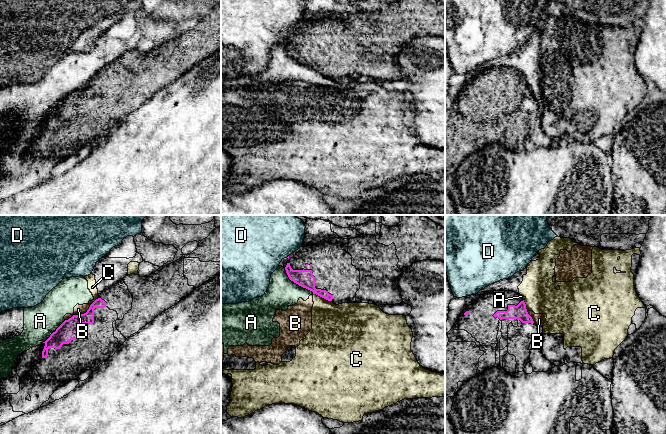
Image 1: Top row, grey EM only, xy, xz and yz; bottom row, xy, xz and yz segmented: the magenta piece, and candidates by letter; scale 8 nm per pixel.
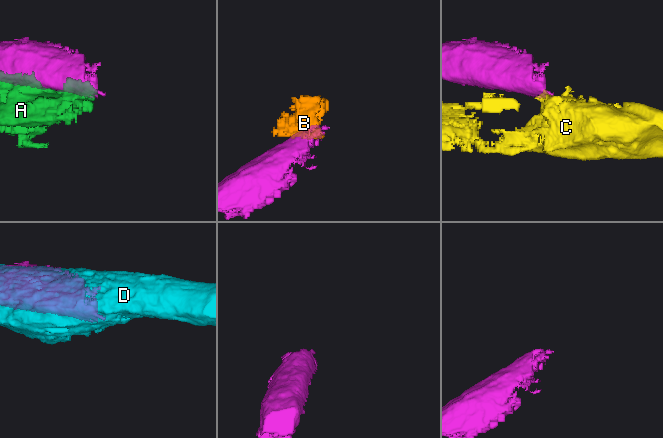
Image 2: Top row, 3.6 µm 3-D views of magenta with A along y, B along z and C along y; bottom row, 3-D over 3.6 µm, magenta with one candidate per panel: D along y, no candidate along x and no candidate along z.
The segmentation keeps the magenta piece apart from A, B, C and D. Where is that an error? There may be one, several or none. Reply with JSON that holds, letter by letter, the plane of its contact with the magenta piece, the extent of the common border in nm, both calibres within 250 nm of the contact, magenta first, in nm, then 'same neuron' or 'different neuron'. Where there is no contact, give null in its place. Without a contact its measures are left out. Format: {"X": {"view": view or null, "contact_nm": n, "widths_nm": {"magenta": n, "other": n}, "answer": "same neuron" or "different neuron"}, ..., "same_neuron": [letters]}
{"A": {"view": "xz", "contact_nm": 320, "widths_nm": {"magenta": 140, "other": 240}, "answer": "different neuron"}, "B": {"view": "xy", "contact_nm": 260, "widths_nm": {"magenta": 160, "other": 80}, "answer": "different neuron"}, "C": {"view": "xz", "contact_nm": 170, "widths_nm": {"magenta": 140, "other": 360}, "answer": "different neuron"}, "D": {"view": null, "answer": "different neuron"}, "same_neuron": []}

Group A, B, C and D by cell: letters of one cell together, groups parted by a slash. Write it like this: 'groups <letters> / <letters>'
groups A C / B / D

